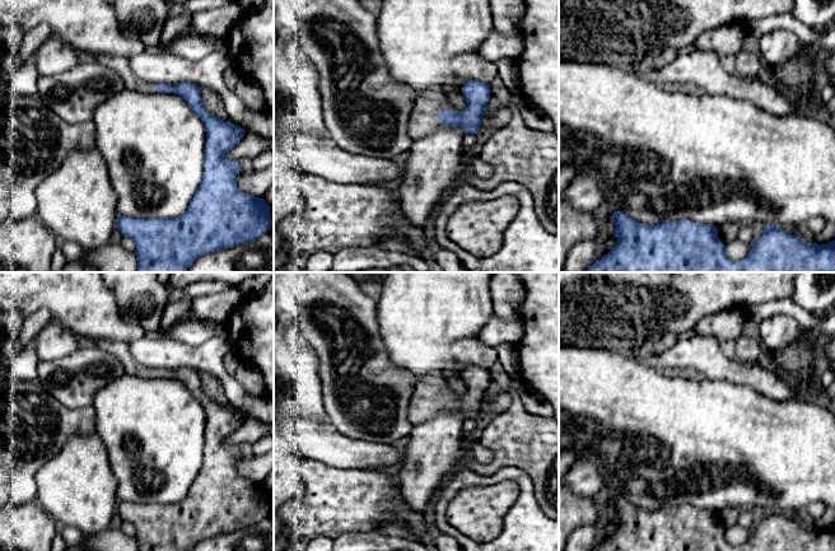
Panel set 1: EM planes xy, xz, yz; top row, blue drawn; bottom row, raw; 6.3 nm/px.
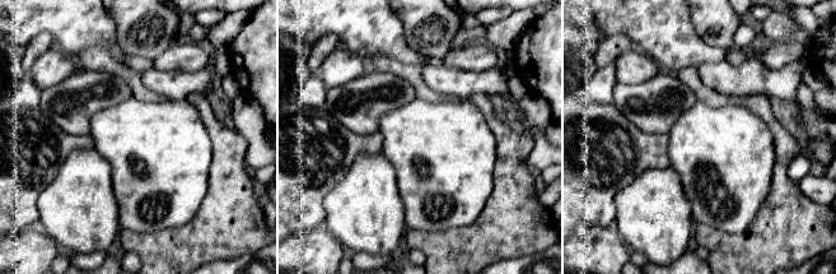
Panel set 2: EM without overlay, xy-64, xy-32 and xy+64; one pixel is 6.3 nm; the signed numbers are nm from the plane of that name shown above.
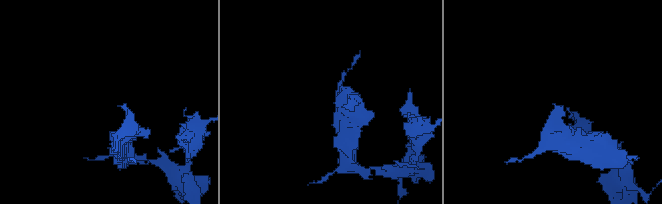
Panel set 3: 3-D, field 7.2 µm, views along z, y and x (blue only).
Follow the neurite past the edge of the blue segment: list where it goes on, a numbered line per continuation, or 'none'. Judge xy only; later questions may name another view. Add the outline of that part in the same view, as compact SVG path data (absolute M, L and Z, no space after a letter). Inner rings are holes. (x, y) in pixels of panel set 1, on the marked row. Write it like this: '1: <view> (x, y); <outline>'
1: xy (121, 65); M84 53L83 57L88 60L95 60L101 62L102 65L116 71L125 81L126 89L132 89L139 93L154 93L155 92L154 84L136 78L136 75L130 69L129 57L113 56L109 53L95 53L95 55Z

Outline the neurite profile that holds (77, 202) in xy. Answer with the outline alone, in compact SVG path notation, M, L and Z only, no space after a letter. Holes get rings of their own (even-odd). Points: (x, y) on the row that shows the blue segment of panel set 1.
M98 149L70 151L61 165L38 185L36 199L37 216L60 243L74 242L89 251L109 243L118 219L117 196Z

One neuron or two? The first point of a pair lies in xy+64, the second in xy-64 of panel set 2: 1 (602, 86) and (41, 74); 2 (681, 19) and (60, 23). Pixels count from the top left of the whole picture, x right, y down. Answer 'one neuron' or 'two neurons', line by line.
1: two neurons
2: one neuron

